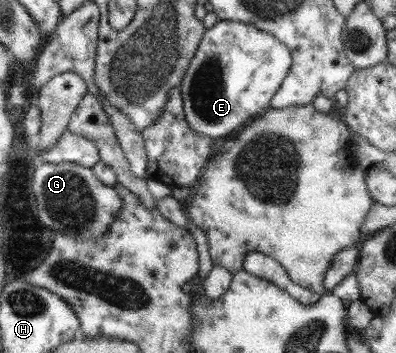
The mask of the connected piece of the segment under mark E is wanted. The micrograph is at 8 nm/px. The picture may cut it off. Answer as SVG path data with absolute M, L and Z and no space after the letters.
M219 19L215 25L205 29L200 46L179 88L189 128L214 139L237 131L253 119L263 116L271 110L271 100L287 77L291 66L290 51L271 34L253 25Z

